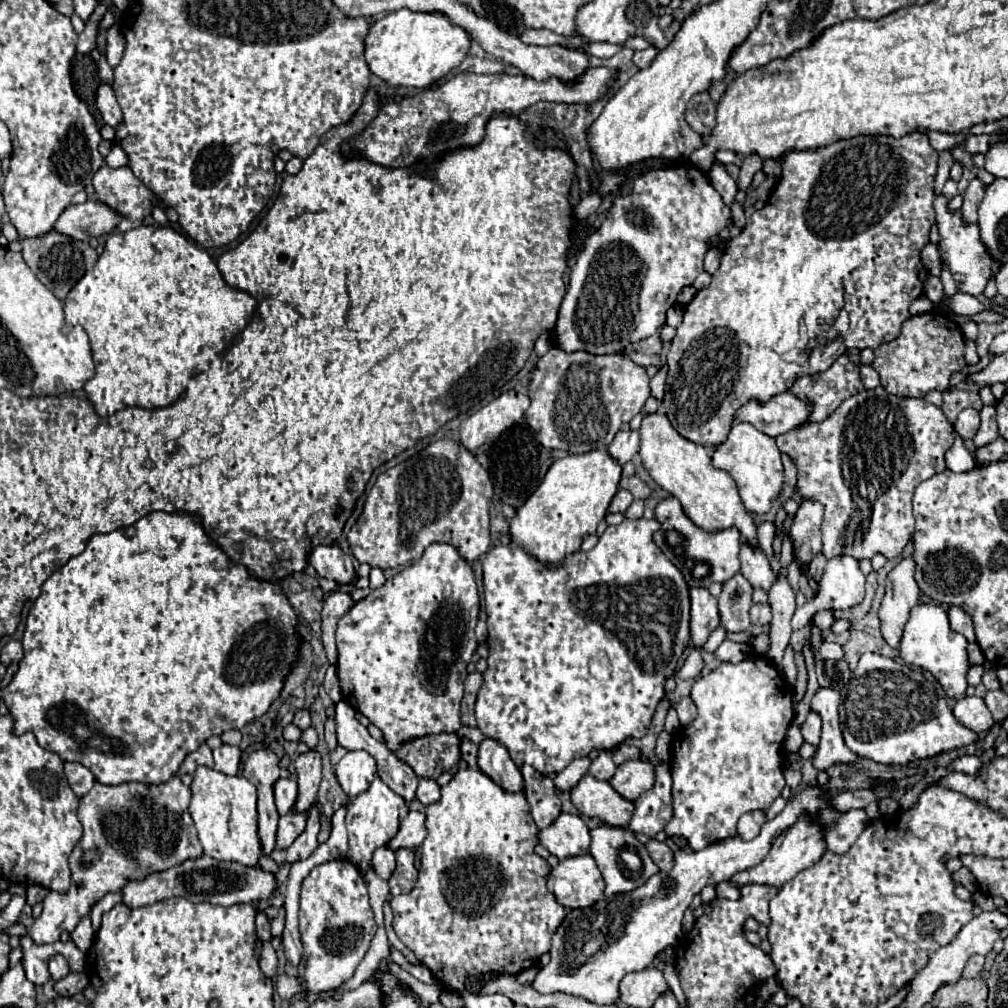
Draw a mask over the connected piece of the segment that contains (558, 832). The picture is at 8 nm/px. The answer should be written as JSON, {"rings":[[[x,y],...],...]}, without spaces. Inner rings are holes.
{"rings":[[[560,814],[546,830],[538,830],[538,842],[560,860],[586,854],[590,848],[590,830],[580,816]]]}

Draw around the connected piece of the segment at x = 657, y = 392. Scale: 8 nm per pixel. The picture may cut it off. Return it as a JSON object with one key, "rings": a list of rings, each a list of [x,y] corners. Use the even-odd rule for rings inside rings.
{"rings":[[[662,364],[662,366],[658,368],[658,372],[656,372],[656,376],[650,380],[652,396],[654,396],[656,400],[662,400],[662,396],[664,396],[664,380],[666,380],[666,374],[668,374],[666,364]]]}

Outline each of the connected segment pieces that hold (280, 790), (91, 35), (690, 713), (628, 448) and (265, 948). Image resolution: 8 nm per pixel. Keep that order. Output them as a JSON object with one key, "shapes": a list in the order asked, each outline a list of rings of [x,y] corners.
{"shapes":[[[[278,778],[278,782],[274,784],[274,798],[276,798],[276,808],[278,808],[280,816],[284,816],[286,812],[292,810],[296,796],[298,796],[296,780],[294,778]]],[[[98,2],[98,6],[94,8],[94,14],[90,16],[90,20],[86,20],[86,28],[84,32],[78,36],[78,52],[88,54],[96,48],[96,34],[98,34],[98,24],[106,14],[106,6]]],[[[686,696],[686,698],[682,698],[678,702],[678,716],[680,716],[680,724],[682,726],[688,726],[696,718],[697,709],[690,696]]],[[[620,430],[614,440],[608,446],[608,454],[618,462],[618,464],[626,464],[628,460],[632,460],[638,454],[638,444],[640,444],[640,434],[638,430]]],[[[269,941],[264,942],[262,945],[262,956],[259,959],[259,966],[263,974],[266,974],[266,977],[273,979],[277,976],[277,954]]]]}

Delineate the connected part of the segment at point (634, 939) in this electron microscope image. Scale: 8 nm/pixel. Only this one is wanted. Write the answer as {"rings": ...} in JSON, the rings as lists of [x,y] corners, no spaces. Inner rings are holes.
{"rings":[[[810,786],[802,794],[792,796],[782,814],[778,814],[774,820],[768,820],[756,838],[742,840],[740,836],[734,836],[722,842],[714,842],[706,850],[692,854],[678,850],[674,868],[668,874],[658,872],[632,892],[602,898],[588,908],[568,910],[566,918],[562,920],[562,926],[552,938],[550,962],[536,974],[532,988],[540,994],[574,994],[598,1006],[616,1004],[619,998],[618,984],[624,974],[648,968],[658,952],[662,952],[666,946],[674,946],[680,942],[682,916],[690,906],[692,896],[708,884],[716,886],[718,882],[730,880],[738,870],[748,870],[750,866],[762,862],[774,838],[782,834],[788,826],[792,826],[802,810],[818,812],[818,822],[826,832],[828,850],[834,854],[846,854],[866,828],[868,816],[864,810],[850,810],[840,814],[830,808],[826,800],[826,794],[822,794],[816,786]]]}

